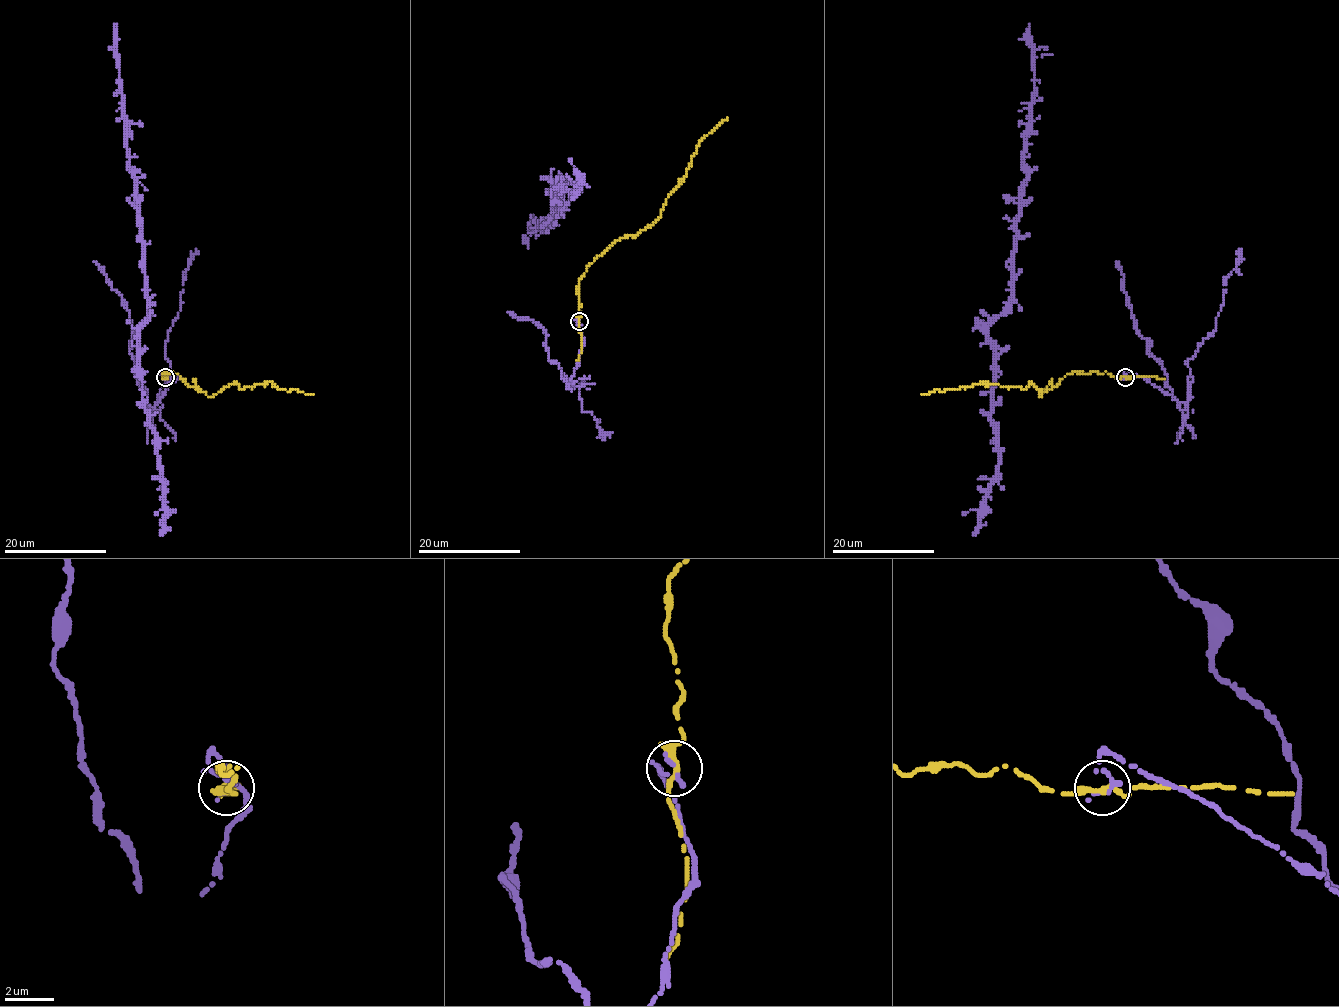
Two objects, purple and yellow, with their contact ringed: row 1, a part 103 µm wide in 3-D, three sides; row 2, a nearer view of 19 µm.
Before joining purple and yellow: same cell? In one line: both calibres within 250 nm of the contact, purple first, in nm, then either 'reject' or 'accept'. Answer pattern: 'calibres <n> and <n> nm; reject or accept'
calibres 240 and 320 nm; reject

